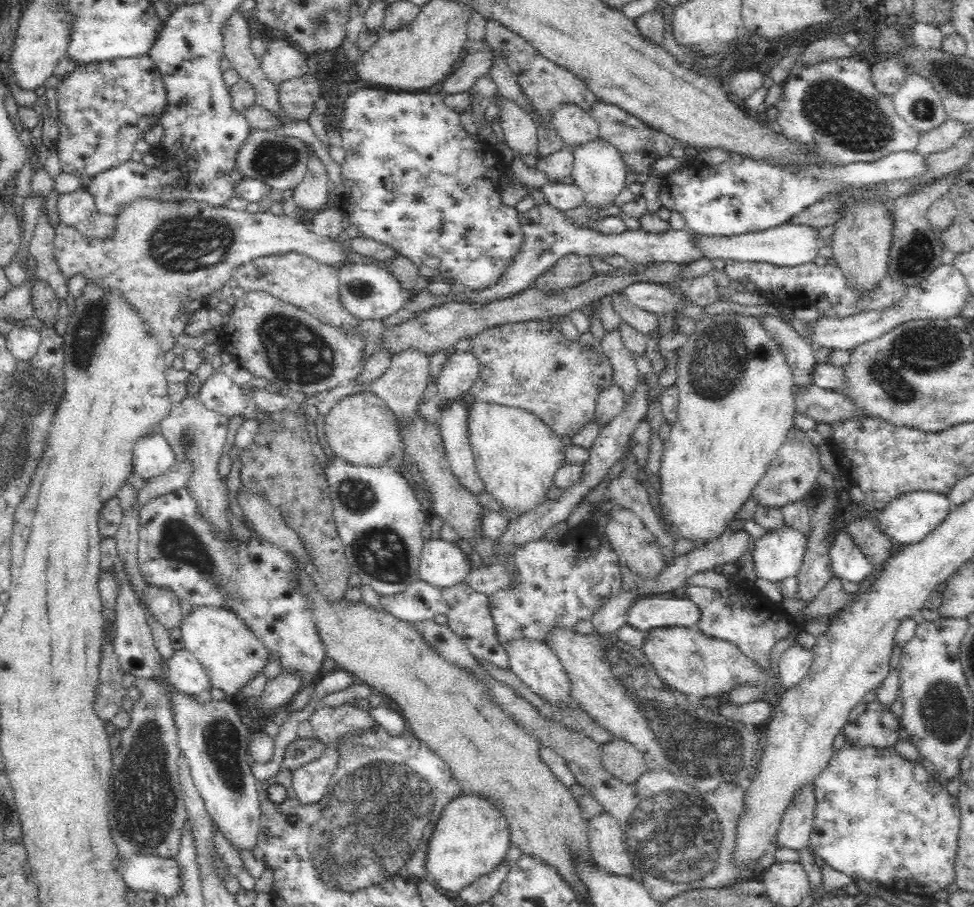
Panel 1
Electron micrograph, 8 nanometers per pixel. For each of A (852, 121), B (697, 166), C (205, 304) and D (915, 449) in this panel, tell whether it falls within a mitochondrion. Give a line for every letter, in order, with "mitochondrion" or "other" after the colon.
A: mitochondrion
B: other
C: other
D: other

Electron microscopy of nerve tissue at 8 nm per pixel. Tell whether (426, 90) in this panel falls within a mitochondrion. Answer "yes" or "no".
no

